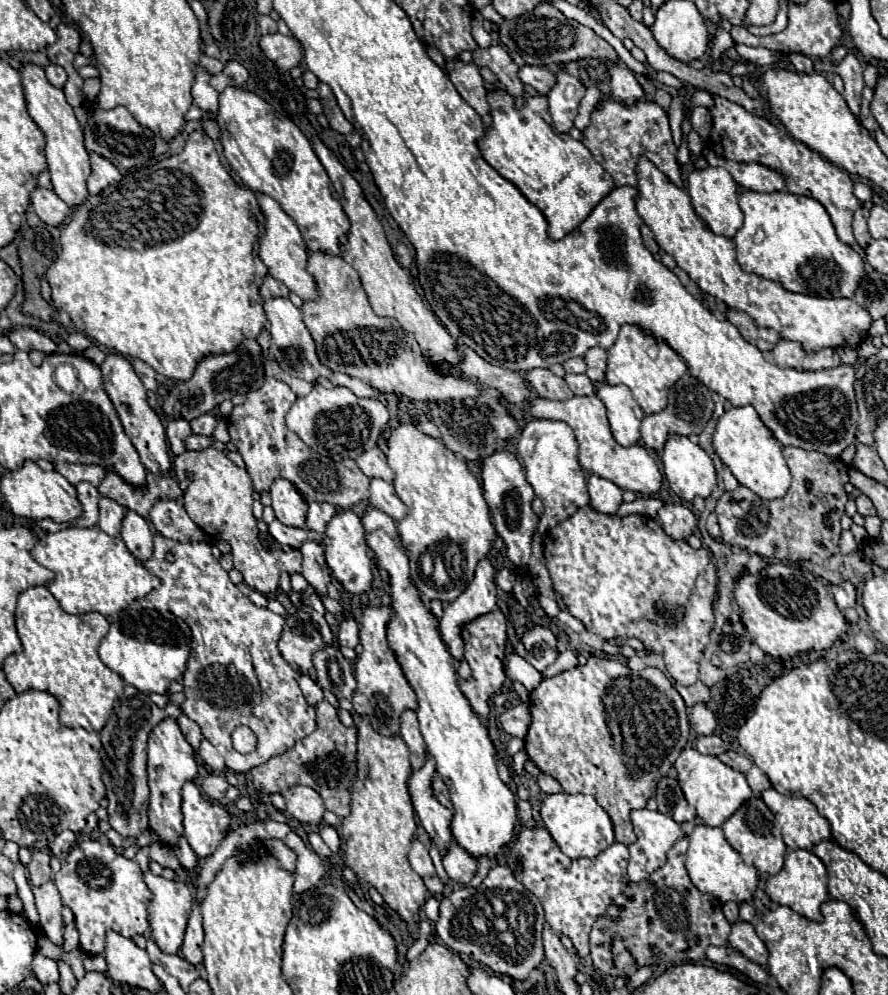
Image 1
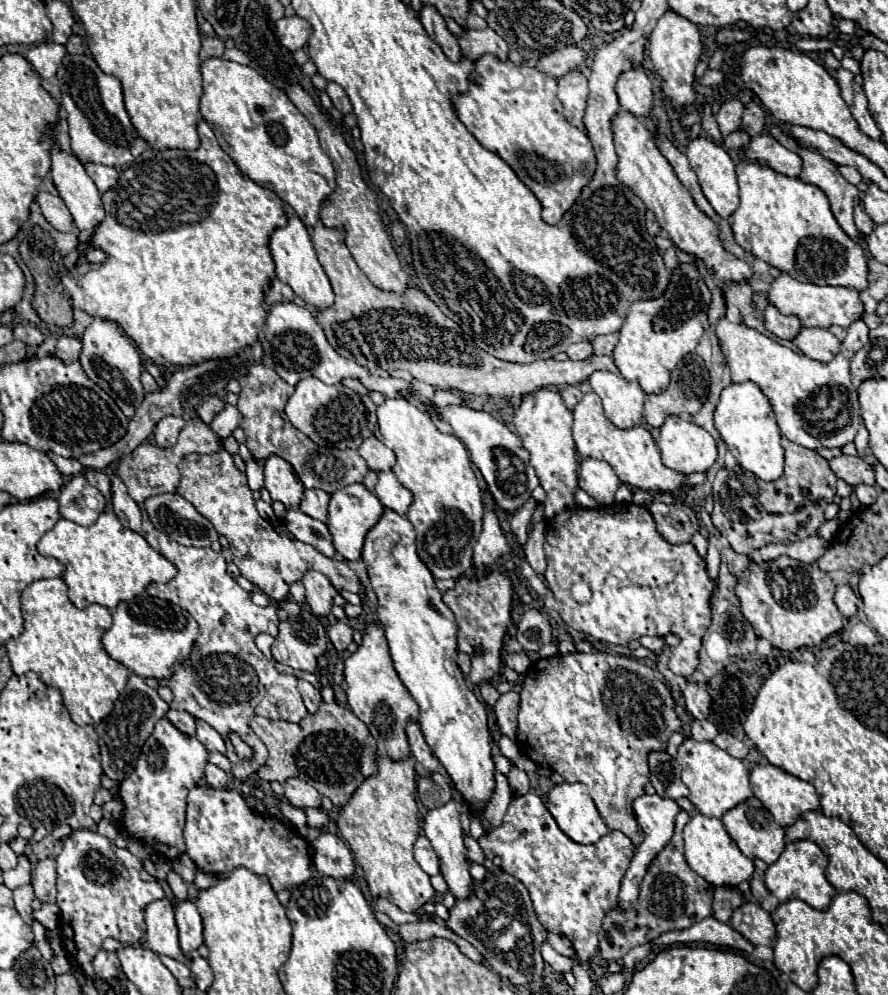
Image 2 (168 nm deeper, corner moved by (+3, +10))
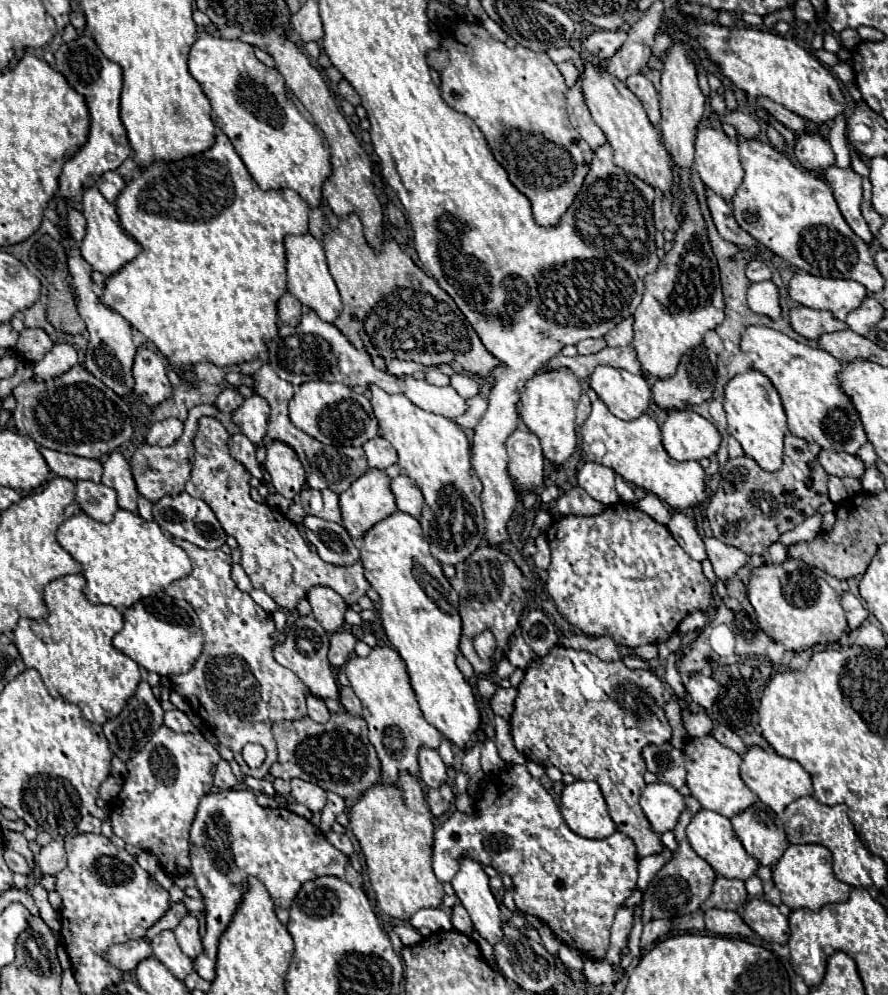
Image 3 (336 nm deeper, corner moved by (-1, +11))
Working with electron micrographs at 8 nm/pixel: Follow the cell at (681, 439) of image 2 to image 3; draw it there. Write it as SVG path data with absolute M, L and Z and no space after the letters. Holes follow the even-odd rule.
M691 409L669 411L663 427L663 447L675 461L713 457L721 443L717 427Z

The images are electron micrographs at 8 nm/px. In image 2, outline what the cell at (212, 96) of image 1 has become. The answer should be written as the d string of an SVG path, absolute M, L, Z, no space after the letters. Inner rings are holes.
M199 120L197 134L201 140L197 150L159 150L119 174L117 186L101 194L105 220L95 228L87 244L77 246L81 258L75 262L75 268L59 280L75 310L117 322L135 346L157 366L229 358L259 338L267 318L263 294L267 282L275 276L269 236L275 228L287 224L281 198L255 184L235 166L221 150L205 120ZM87 248L101 250L107 260L101 264L87 262L83 256Z

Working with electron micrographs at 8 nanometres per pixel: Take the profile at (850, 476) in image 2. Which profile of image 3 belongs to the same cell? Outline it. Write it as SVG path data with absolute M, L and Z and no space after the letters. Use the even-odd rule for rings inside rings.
M821 451L817 455L817 461L821 463L821 467L835 477L861 477L865 467L863 461L859 461L859 457L853 457L849 453L835 453L835 451Z

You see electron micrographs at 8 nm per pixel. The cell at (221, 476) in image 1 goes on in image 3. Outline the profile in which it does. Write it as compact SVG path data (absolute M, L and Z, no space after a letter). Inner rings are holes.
M199 419L199 429L195 437L195 463L191 471L191 481L185 485L185 491L191 497L203 499L221 521L225 533L237 539L241 551L241 567L249 575L253 587L263 589L275 599L281 609L287 611L295 611L299 599L307 597L307 593L317 585L331 587L345 599L349 607L355 605L359 597L363 597L369 589L369 581L363 575L363 565L355 563L351 567L339 567L325 563L311 549L311 545L305 543L299 529L287 517L279 521L279 517L275 519L269 505L253 501L249 495L251 475L239 461L229 455L229 439L231 435L219 419Z

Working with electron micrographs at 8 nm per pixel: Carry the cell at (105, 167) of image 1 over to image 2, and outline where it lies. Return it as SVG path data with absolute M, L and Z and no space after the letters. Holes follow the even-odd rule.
M87 162L85 170L91 176L91 180L95 182L95 186L99 188L101 194L111 190L117 182L117 168L113 168L113 166L105 166L105 164L99 164L99 162Z

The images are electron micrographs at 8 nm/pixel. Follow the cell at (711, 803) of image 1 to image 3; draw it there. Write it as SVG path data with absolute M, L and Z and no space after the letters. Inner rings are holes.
M713 735L689 739L687 745L683 747L683 753L685 753L687 785L691 789L691 795L701 803L703 809L711 809L725 817L733 817L757 801L757 795L743 783L739 775L741 757L733 749L721 745Z

